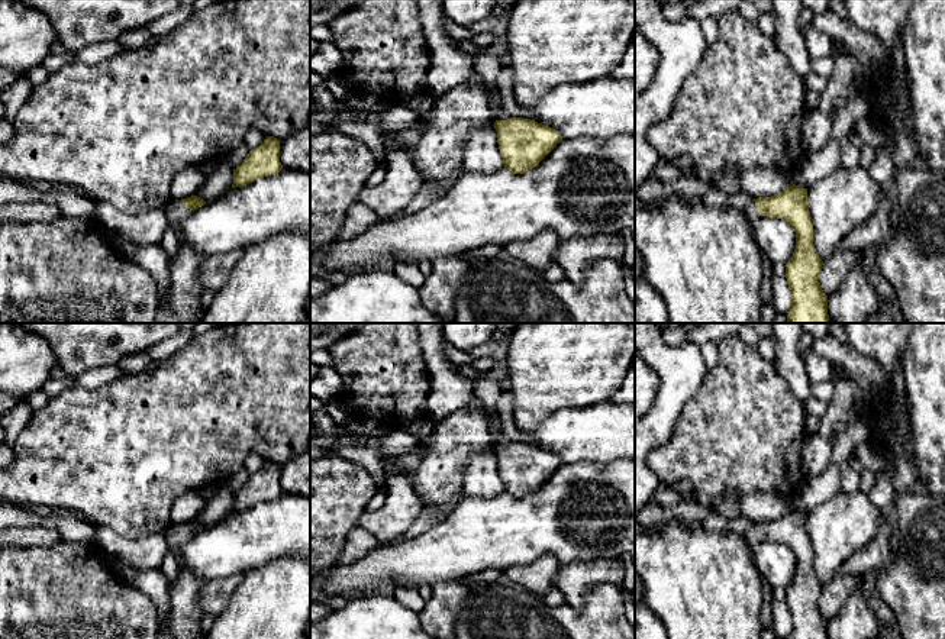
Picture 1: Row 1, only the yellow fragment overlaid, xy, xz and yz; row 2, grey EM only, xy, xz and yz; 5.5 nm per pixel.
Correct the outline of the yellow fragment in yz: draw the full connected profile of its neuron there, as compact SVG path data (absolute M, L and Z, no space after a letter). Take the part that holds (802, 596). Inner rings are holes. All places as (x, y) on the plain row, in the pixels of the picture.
M793 509L775 520L754 523L744 538L749 548L761 540L777 542L790 548L796 556L796 574L784 590L791 617L788 639L828 639L828 620L819 607L823 585L813 571L807 513Z

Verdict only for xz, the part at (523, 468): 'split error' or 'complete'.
split error

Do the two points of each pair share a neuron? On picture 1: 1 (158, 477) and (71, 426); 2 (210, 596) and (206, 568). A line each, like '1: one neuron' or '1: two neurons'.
1: one neuron
2: two neurons

